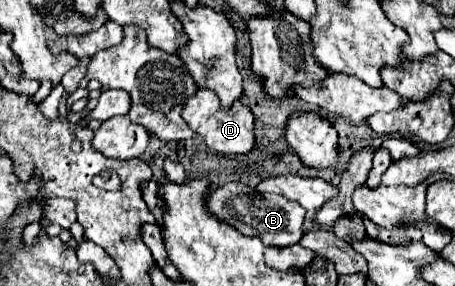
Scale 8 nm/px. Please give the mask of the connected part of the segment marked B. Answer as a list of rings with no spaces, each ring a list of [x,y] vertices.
[[[225,183],[217,189],[211,189],[205,195],[205,207],[213,217],[227,221],[239,233],[259,237],[265,247],[289,247],[299,243],[299,239],[303,237],[303,219],[307,211],[301,209],[301,205],[281,195],[265,197],[265,193],[257,193],[257,189],[243,183]]]

